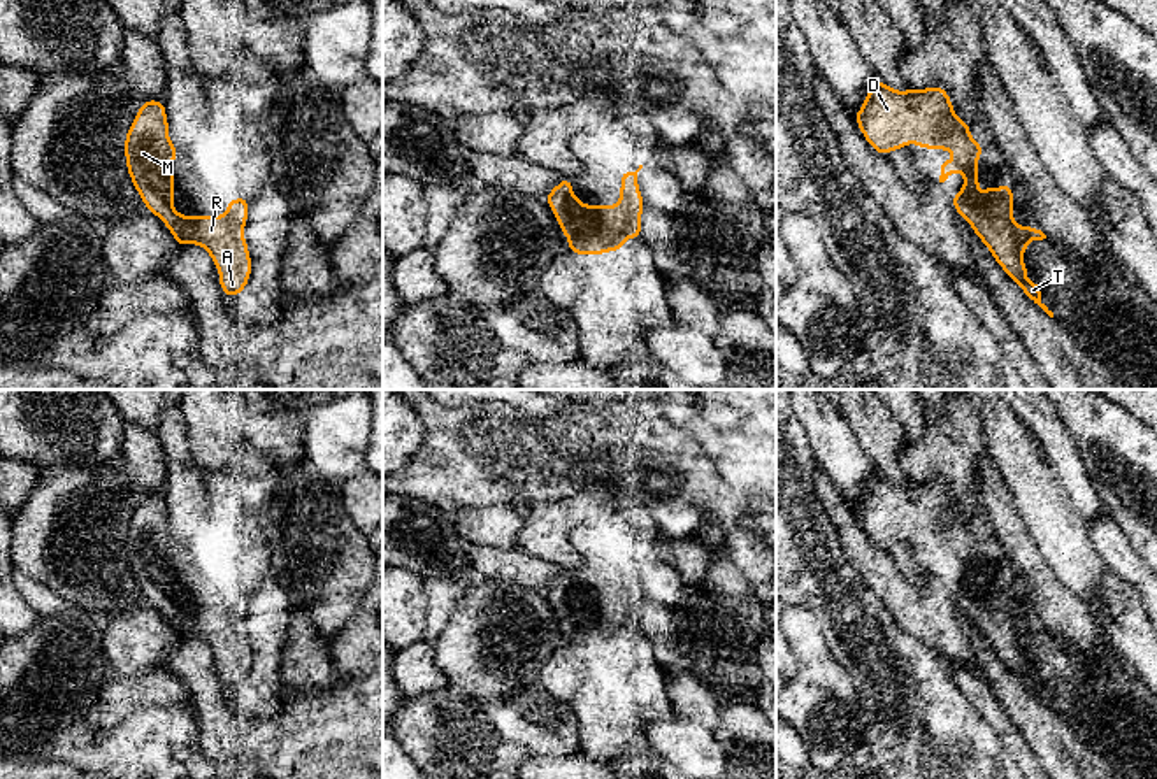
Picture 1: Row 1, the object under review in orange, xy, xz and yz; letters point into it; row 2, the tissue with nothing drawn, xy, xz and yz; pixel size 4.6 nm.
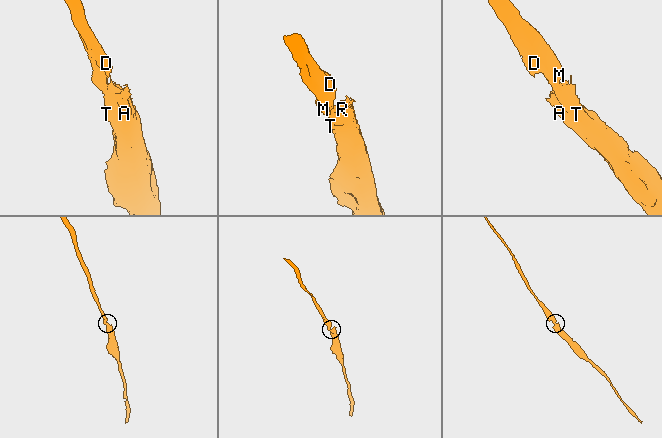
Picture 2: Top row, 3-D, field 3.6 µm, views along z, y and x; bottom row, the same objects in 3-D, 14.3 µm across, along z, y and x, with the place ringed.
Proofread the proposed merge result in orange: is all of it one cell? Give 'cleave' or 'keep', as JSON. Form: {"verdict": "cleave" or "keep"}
{"verdict": "keep"}

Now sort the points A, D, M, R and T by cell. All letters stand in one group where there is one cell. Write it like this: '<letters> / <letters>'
A D M R T

